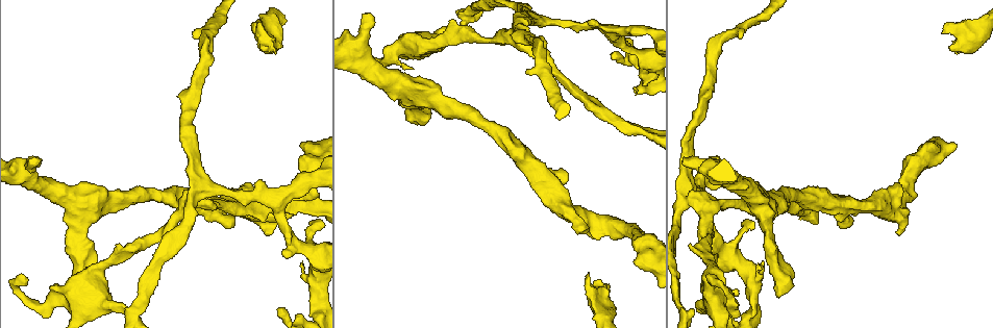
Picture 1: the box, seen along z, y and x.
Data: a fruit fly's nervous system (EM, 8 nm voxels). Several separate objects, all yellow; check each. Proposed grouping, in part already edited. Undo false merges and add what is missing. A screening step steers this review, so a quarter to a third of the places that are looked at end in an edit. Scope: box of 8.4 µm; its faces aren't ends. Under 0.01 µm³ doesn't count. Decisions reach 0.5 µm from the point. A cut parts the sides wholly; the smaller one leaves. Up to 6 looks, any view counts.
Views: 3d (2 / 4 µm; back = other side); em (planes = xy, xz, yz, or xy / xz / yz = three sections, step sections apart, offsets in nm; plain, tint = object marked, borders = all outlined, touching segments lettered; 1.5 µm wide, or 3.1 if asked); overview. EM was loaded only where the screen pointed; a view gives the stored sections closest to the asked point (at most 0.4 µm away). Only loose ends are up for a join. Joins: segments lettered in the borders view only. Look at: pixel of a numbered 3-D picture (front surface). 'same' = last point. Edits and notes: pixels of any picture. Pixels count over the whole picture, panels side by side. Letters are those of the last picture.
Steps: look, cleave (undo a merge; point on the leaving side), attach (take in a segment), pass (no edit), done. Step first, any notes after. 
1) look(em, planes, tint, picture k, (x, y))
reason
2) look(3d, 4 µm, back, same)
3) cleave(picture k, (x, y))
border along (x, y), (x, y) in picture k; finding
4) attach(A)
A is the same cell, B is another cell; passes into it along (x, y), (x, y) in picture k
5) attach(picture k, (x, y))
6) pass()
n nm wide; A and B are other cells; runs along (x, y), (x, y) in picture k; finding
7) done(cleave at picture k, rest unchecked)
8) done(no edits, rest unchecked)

look(em, planes, borders, picture 1, (776, 297))
free end

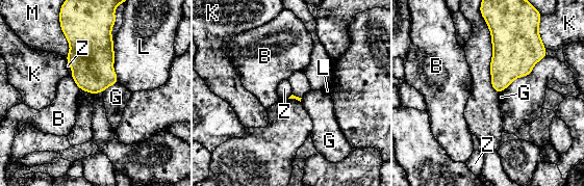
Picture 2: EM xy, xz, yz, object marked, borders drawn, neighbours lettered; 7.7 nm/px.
pass()
L touches over 340 nm; B, G, K, L, M and Z are other cells; none of them fits

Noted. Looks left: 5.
look(em, xy, step 8, tint, picture 1, (283, 254))
an open end

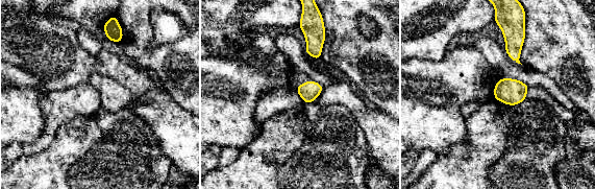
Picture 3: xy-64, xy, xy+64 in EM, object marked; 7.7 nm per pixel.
look(em, planes, borders, same)
cut it another way

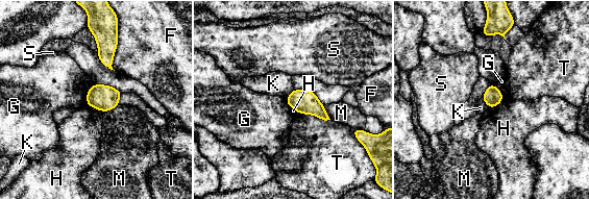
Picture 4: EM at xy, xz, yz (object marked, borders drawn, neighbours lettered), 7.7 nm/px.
pass()
F touches over 300 nm; F, G, H, K, M, S and T are other cells; border along (482, 98), (490, 107) in picture 4; none of them fits

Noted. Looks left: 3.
look(em, yz, step 4, borders, picture 1, (943, 31))
free end

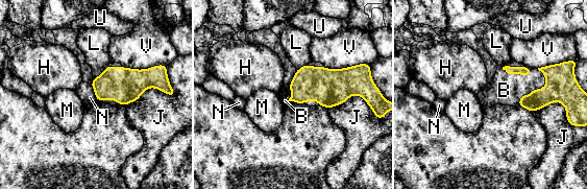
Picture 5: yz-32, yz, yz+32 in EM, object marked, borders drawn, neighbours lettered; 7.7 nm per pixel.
attach(B)
B is the same cell, H, J, L, M, N, U and V are other cells; it goes on there

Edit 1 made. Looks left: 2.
done(attach at picture 5, rest unchecked)

